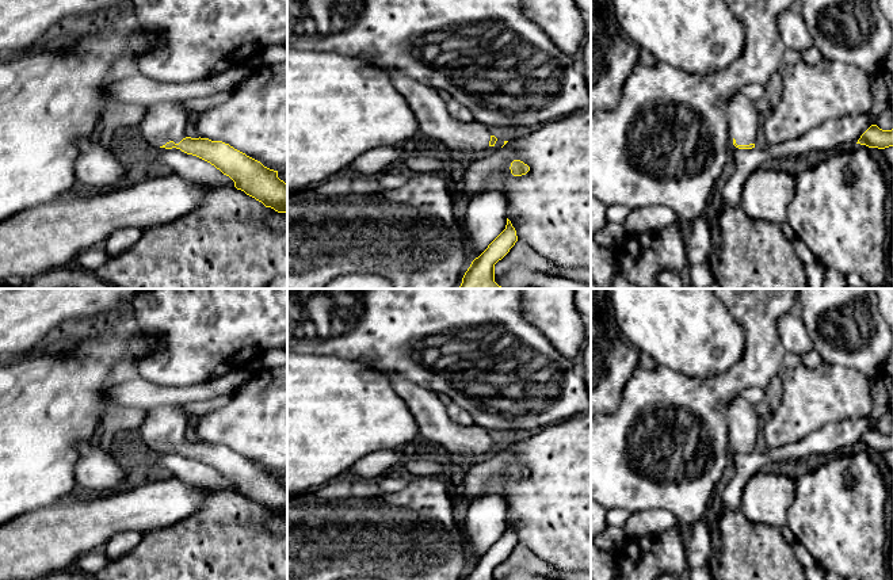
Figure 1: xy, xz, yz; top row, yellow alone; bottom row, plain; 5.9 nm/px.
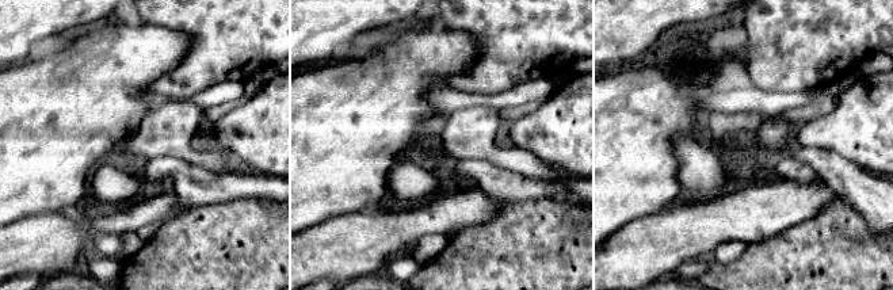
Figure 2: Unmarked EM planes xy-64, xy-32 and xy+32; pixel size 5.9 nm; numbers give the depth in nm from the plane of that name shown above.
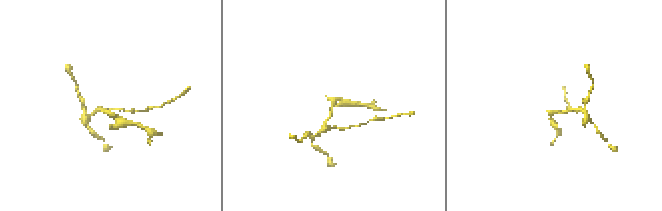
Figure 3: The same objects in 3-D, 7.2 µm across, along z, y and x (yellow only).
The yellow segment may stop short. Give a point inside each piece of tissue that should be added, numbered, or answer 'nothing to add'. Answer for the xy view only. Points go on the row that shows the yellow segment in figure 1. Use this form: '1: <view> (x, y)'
1: xy (167, 121)

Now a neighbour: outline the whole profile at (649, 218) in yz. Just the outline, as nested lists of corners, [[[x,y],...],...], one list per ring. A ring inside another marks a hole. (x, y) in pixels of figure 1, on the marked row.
[[[646,206],[631,209],[623,225],[629,234],[638,234],[644,232],[660,230],[680,221],[680,217],[669,207]]]

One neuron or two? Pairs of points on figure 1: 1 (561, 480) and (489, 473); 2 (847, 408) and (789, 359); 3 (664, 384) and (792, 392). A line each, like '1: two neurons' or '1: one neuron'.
1: one neuron
2: two neurons
3: two neurons

